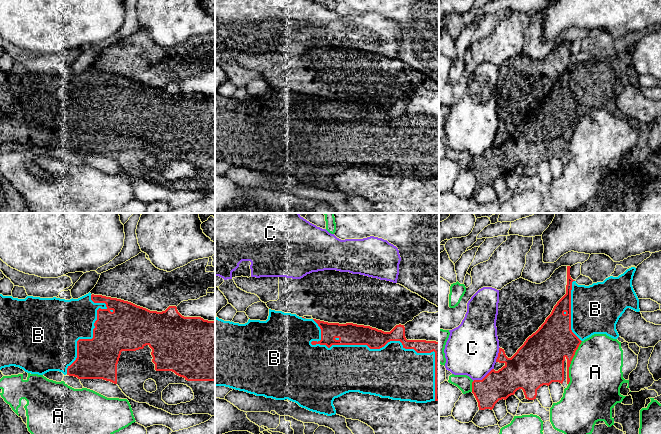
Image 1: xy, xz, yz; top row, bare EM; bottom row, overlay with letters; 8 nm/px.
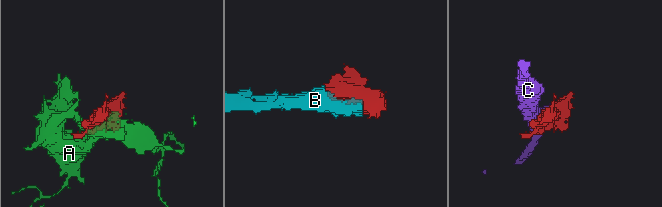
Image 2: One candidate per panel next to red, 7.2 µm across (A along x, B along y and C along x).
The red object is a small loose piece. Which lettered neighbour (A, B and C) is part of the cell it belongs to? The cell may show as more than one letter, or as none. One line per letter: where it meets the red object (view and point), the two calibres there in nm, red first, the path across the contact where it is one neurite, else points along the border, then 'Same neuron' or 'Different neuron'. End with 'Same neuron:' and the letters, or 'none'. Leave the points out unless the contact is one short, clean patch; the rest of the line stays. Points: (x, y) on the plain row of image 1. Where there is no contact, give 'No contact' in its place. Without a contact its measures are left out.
A: Touches red at yz (570, 139). Thickness 380 nm (red) against 420 nm. Different neuron
B: Touches red at xz (389, 117). Thickness 160 nm (red) against 420 nm. Same neuron
C: Touches red at yz (484, 153). Thickness 240 nm (red) against 420 nm. Different neuron
Same neuron: B

